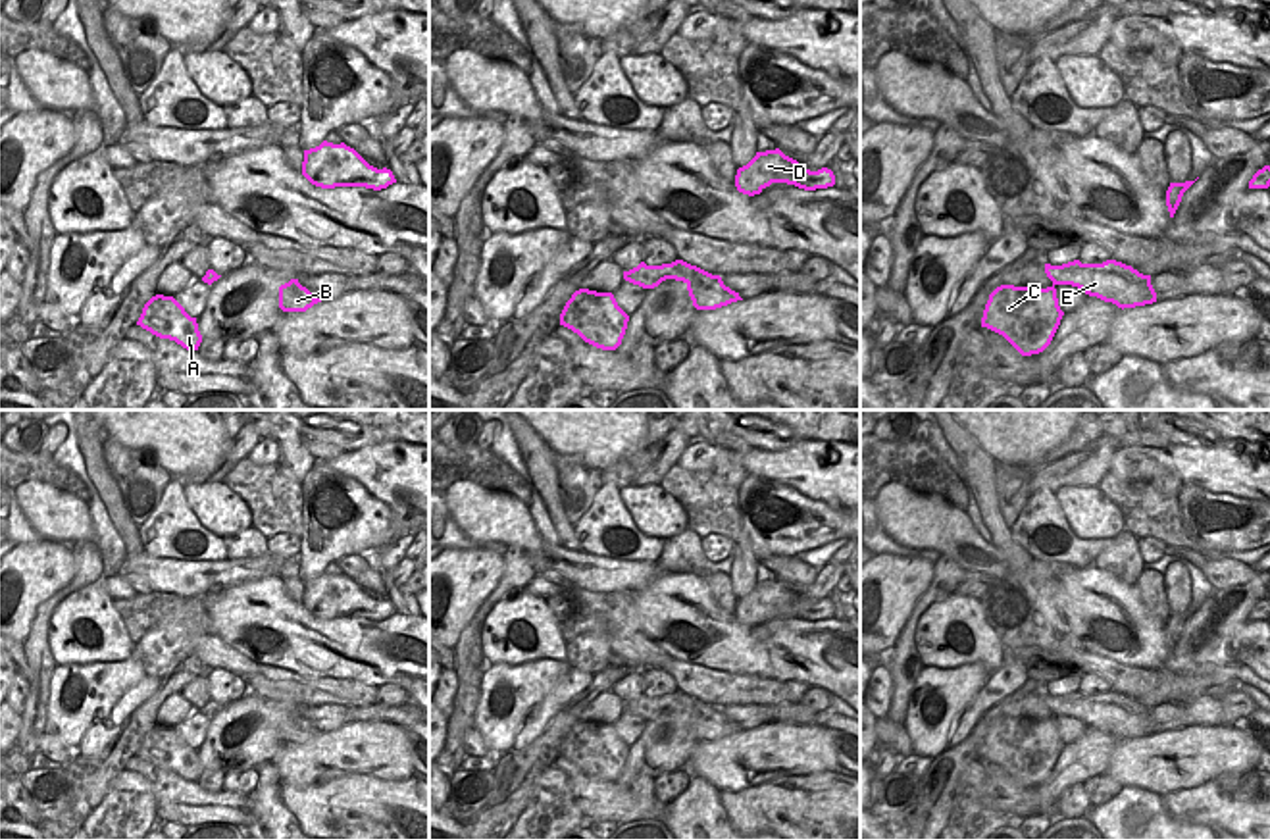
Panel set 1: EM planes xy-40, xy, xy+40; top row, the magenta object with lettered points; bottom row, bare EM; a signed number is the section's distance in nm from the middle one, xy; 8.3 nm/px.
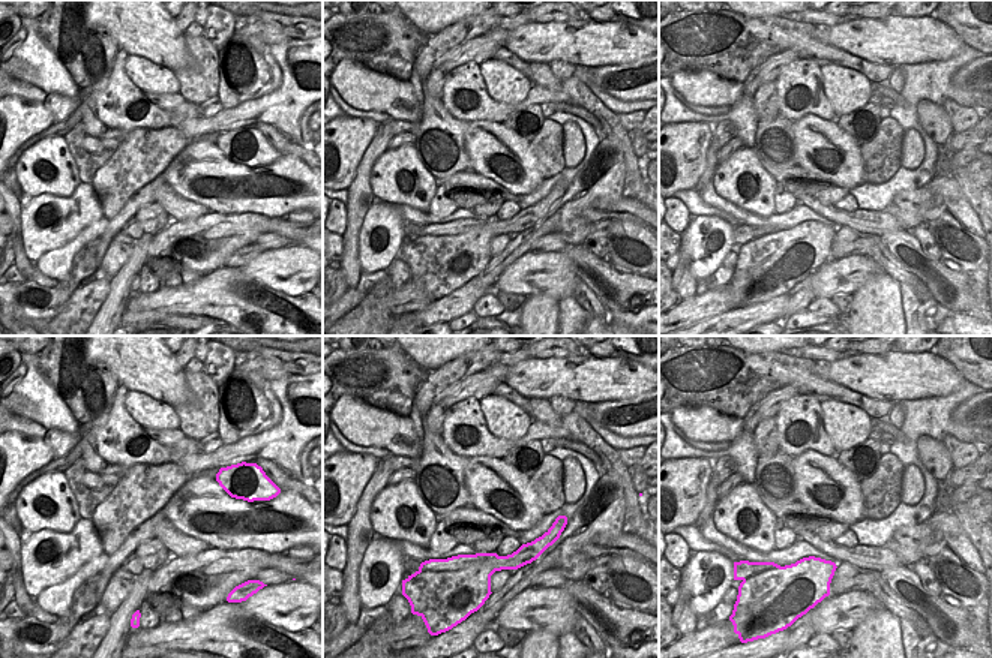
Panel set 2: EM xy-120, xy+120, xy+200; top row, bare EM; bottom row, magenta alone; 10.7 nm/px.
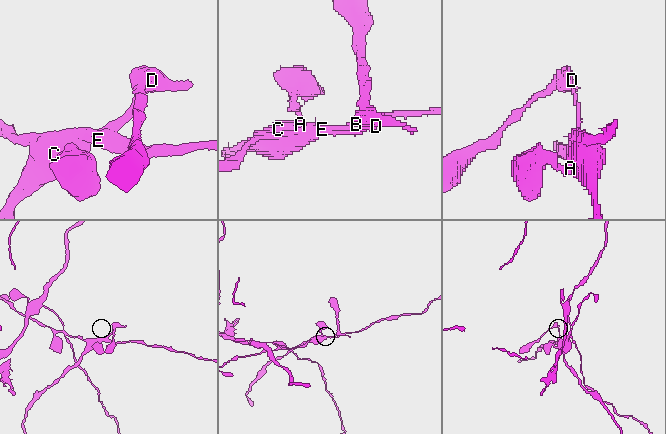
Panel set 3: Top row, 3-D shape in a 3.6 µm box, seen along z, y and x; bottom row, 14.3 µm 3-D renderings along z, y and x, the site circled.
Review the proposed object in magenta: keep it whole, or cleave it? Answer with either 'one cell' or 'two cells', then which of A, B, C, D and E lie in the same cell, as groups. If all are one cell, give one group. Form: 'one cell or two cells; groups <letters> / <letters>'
two cells; groups A C D / B E

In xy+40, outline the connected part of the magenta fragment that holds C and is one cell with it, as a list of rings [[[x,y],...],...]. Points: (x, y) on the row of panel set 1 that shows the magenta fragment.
[[[1001,285],[989,294],[981,327],[1003,335],[1022,356],[1031,356],[1051,344],[1062,316],[1054,285]]]

